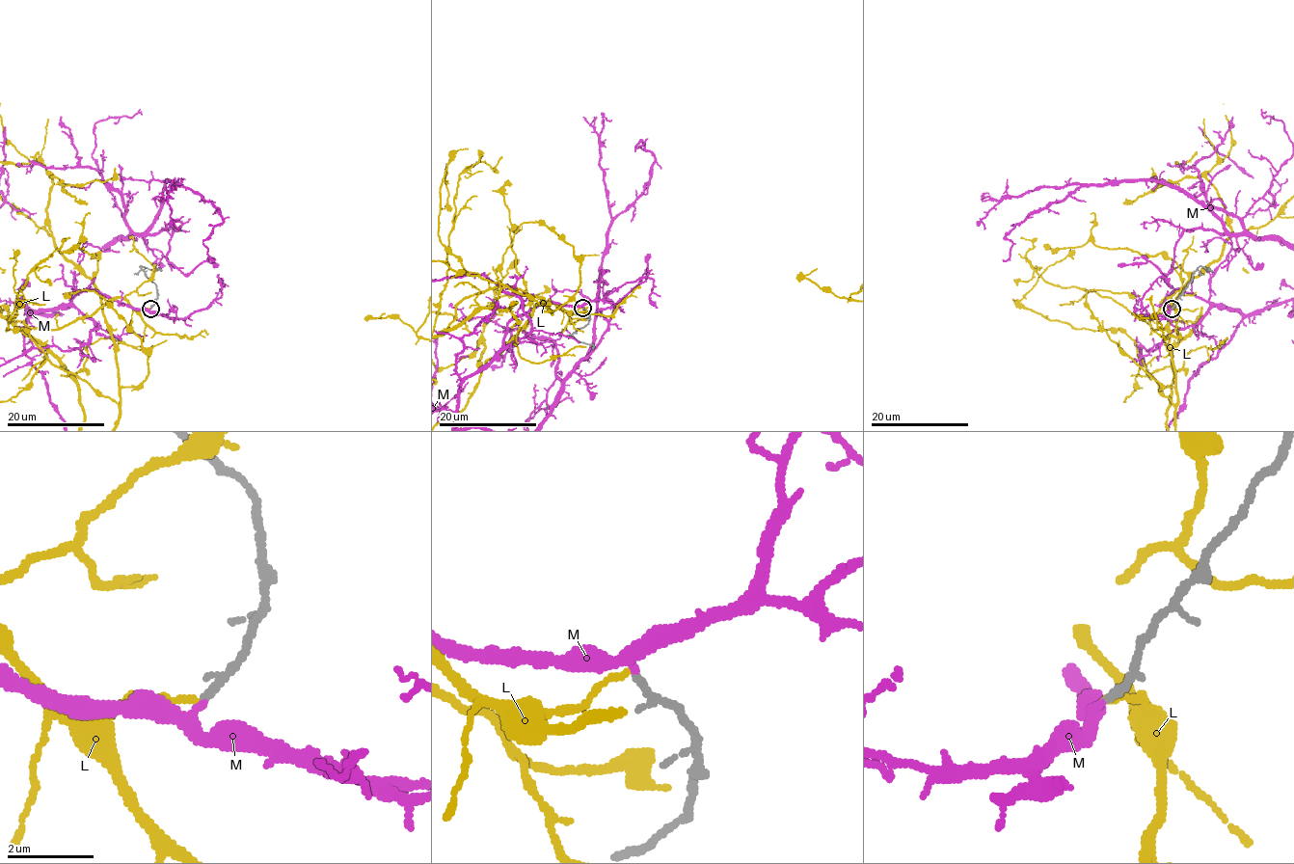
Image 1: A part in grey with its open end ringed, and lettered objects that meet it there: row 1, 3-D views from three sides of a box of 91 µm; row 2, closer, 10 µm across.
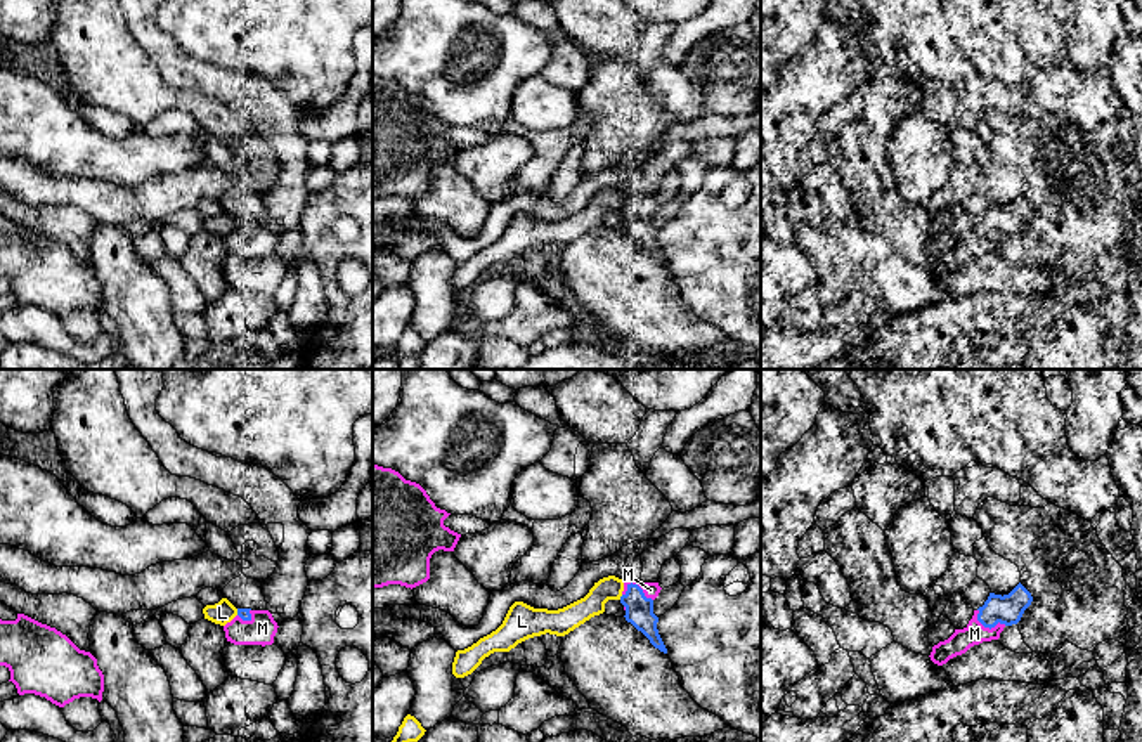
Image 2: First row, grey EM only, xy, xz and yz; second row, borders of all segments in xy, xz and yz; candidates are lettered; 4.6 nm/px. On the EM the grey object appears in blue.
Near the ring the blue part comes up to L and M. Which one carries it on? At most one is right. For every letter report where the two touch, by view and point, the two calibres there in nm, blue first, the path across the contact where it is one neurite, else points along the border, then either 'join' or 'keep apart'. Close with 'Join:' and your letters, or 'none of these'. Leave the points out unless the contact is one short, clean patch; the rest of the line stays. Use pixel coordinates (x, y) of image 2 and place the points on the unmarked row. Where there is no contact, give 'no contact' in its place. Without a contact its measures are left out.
L: contact xz (621, 208); calibres 130 and 110 nm; keep apart
M: contact xz (640, 200); calibres 130 and 70 nm; join
Join: M

